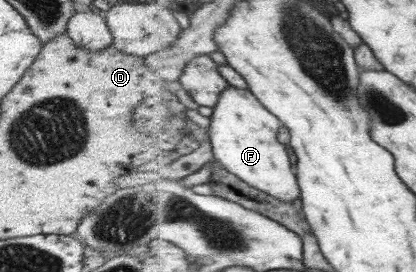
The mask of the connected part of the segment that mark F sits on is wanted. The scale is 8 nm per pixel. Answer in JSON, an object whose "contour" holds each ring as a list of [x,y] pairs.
{"contour":[[[230,85],[221,92],[213,108],[207,133],[212,142],[214,158],[231,173],[277,199],[292,202],[301,195],[301,191],[288,147],[277,139],[282,127],[279,117],[275,117],[256,95],[248,89]]]}

